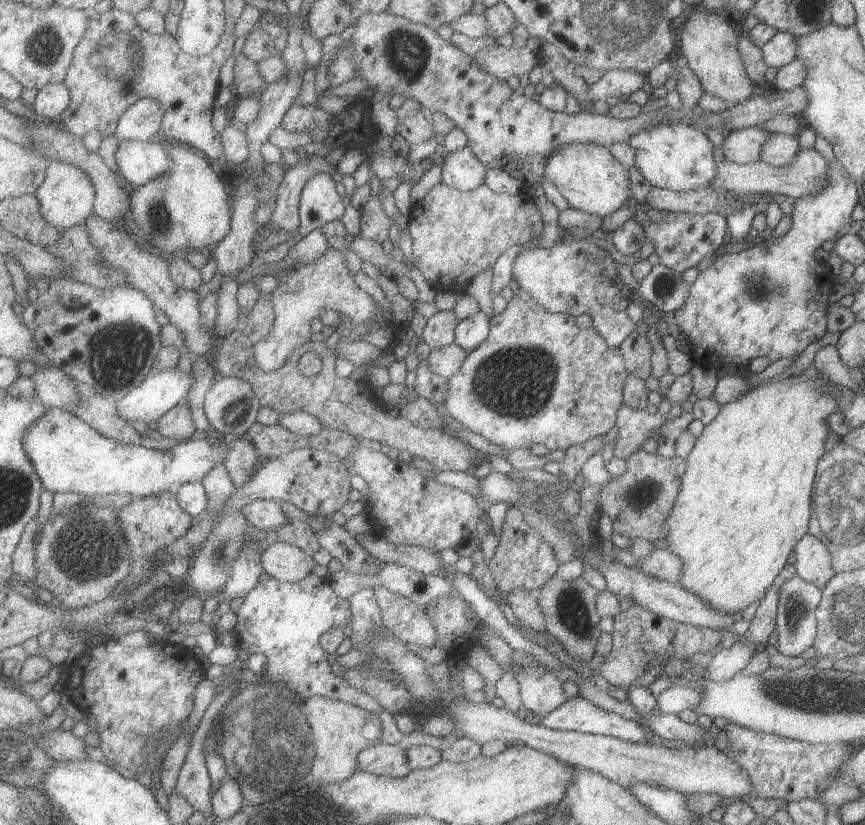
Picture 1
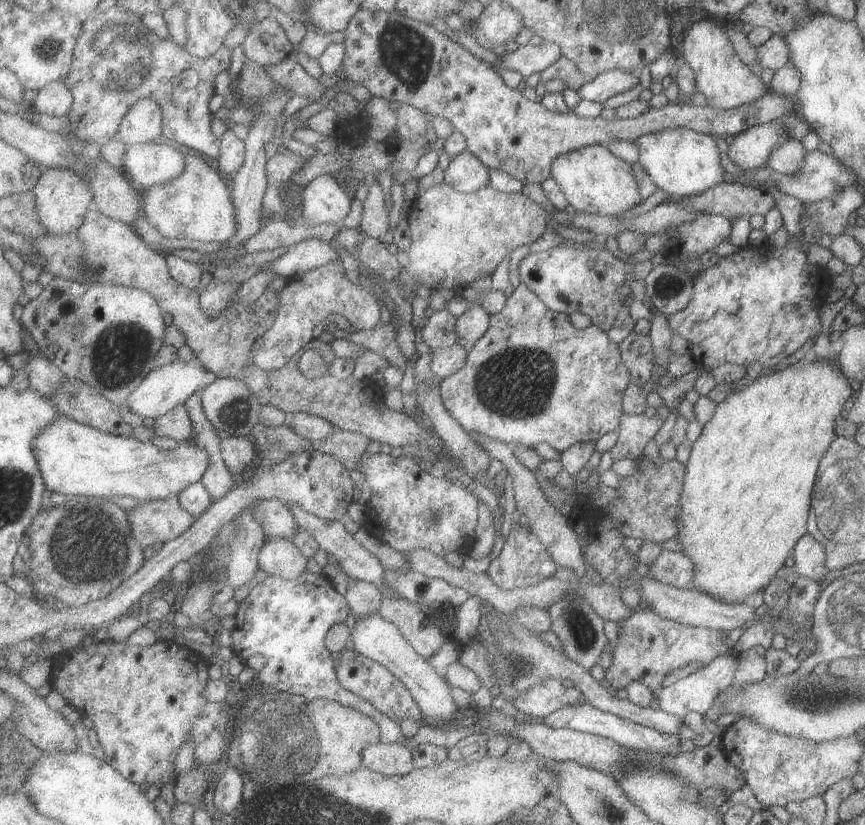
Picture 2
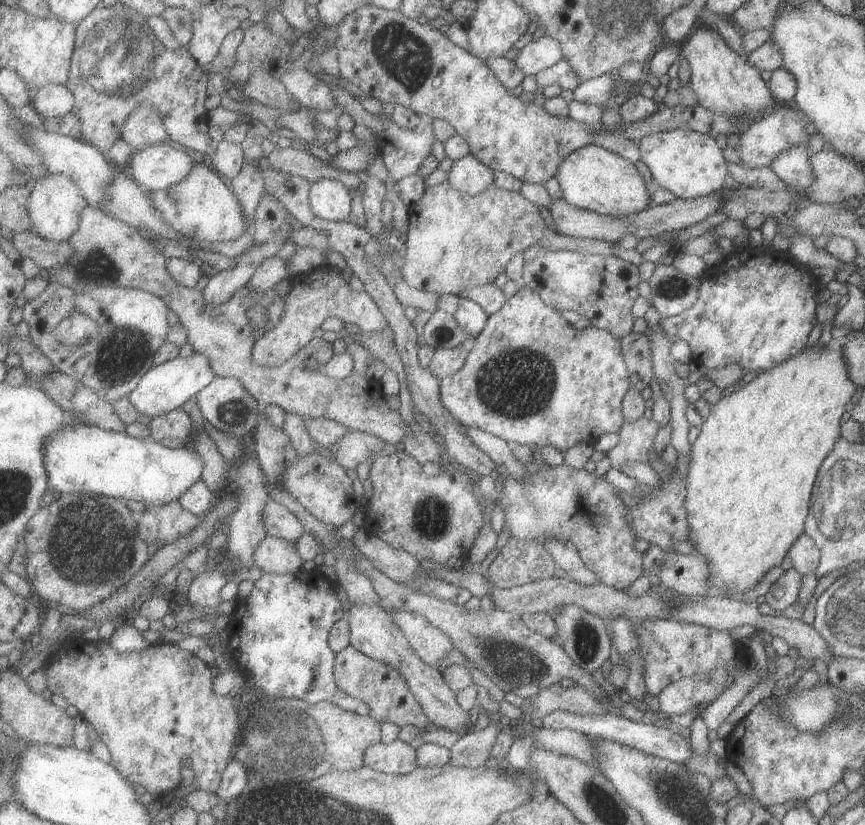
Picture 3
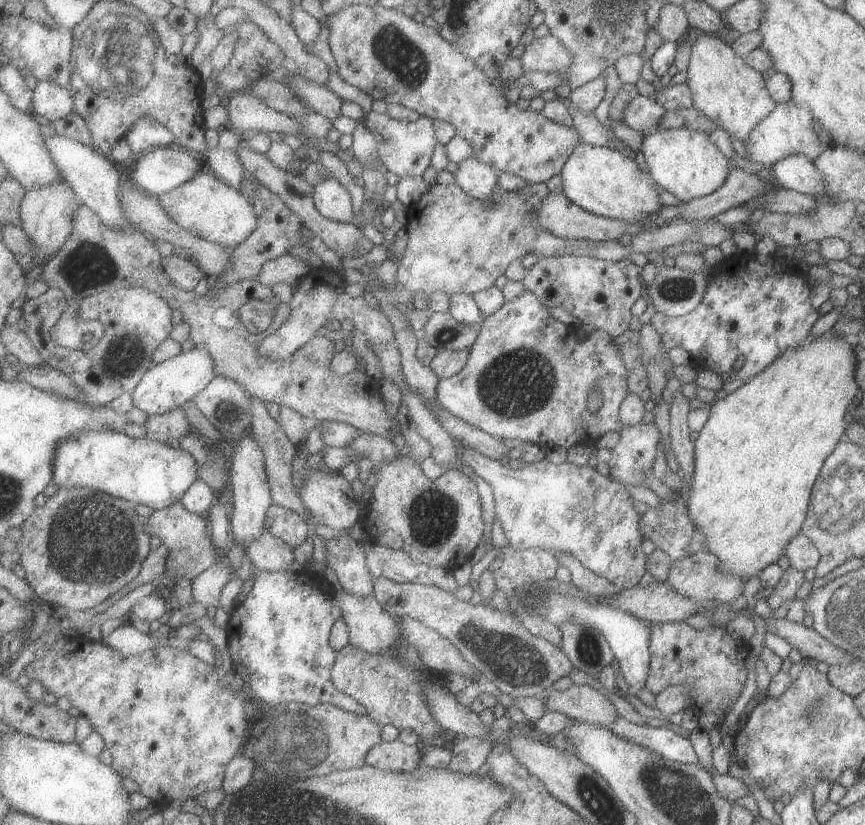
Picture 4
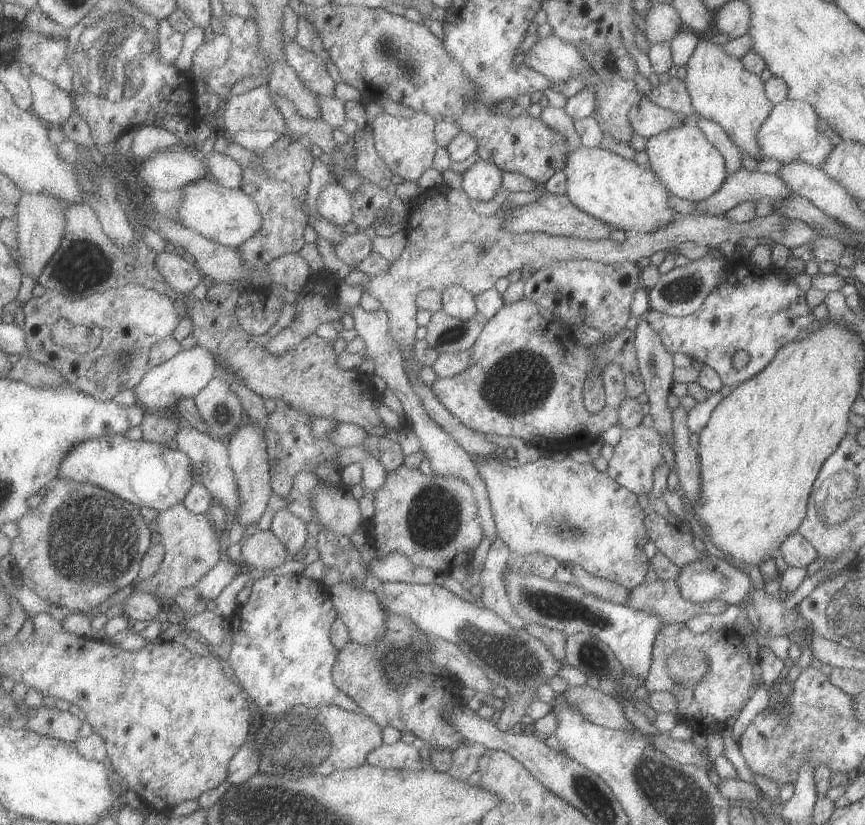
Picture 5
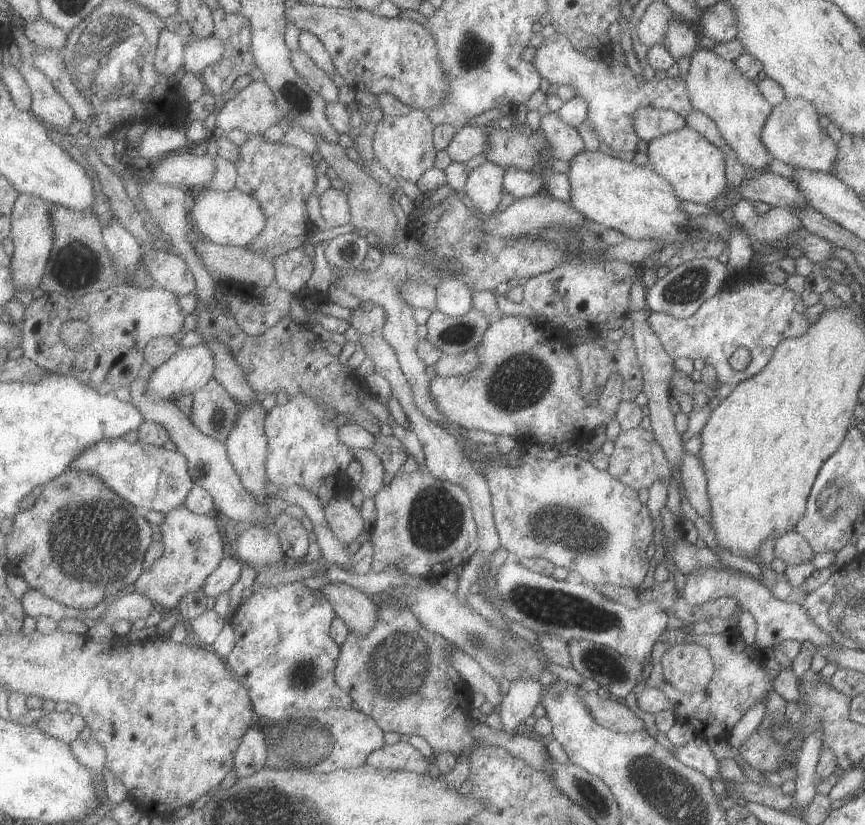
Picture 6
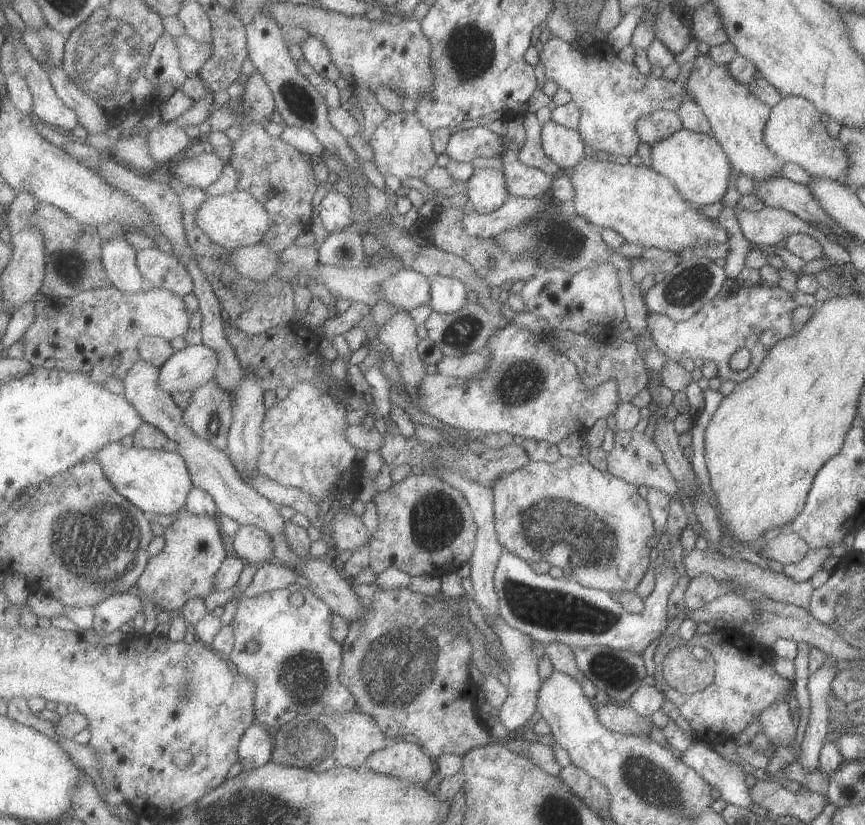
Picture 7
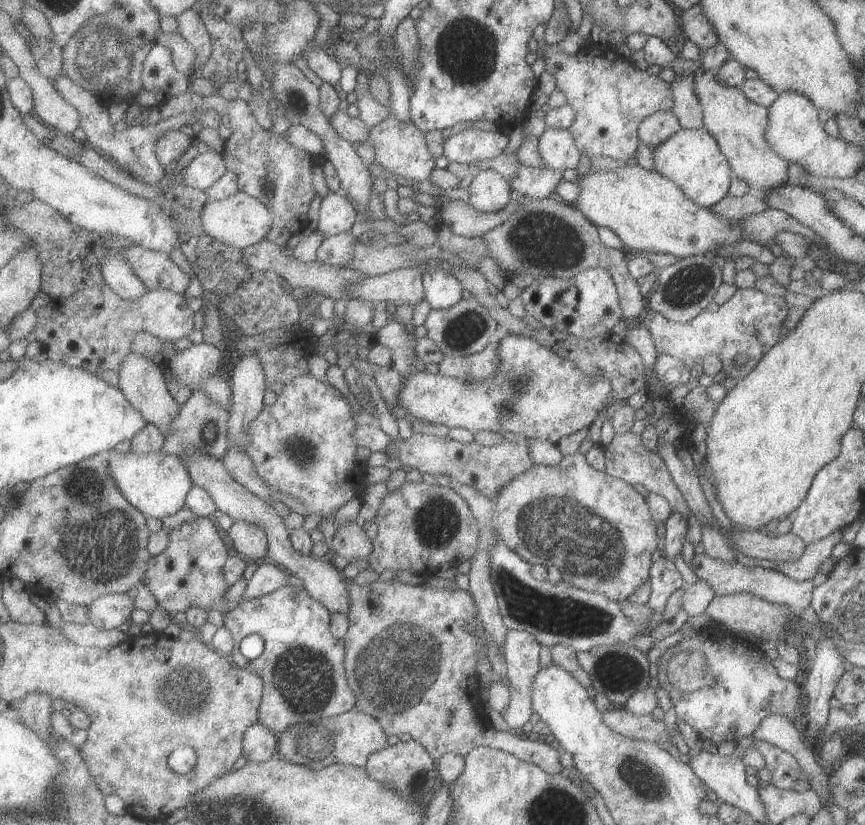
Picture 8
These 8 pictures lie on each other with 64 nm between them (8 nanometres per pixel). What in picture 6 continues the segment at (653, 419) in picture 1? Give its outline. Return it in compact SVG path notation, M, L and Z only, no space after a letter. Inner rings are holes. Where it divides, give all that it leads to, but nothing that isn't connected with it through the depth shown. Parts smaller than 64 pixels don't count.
M635 428L618 432L613 451L608 456L606 471L629 488L648 489L653 484L653 480L659 480L665 485L669 482L669 476L671 476L669 467L661 446L655 442L653 432L650 429Z

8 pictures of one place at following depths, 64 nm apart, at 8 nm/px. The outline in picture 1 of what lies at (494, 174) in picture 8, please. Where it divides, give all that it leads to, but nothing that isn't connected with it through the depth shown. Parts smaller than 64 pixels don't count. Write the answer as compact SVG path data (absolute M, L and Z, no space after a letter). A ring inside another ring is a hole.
M469 145L457 152L448 151L442 167L443 183L463 192L475 190L483 185L488 170Z

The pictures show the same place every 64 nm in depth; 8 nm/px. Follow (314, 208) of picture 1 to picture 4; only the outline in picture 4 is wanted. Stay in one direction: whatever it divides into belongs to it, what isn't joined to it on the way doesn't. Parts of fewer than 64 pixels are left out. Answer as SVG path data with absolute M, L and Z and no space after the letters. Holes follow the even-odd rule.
M330 177L314 186L314 203L316 209L327 218L337 222L354 223L355 210L350 190Z

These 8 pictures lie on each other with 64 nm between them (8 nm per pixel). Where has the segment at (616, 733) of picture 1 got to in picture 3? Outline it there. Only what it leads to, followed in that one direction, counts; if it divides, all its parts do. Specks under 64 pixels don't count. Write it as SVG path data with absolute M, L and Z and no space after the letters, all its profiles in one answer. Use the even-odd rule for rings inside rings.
M557 711L553 714L548 714L544 719L537 722L542 726L551 728L551 730L571 729L574 731L582 732L585 735L589 735L595 738L603 738L603 740L611 740L611 742L617 742L621 746L627 746L627 748L634 748L651 756L656 756L660 759L667 759L677 764L683 764L691 758L691 752L693 751L689 746L689 741L683 735L679 735L672 731L672 728L657 728L656 726L639 724L623 718L619 715L612 715L611 713L605 714L575 714L575 712L569 711Z

